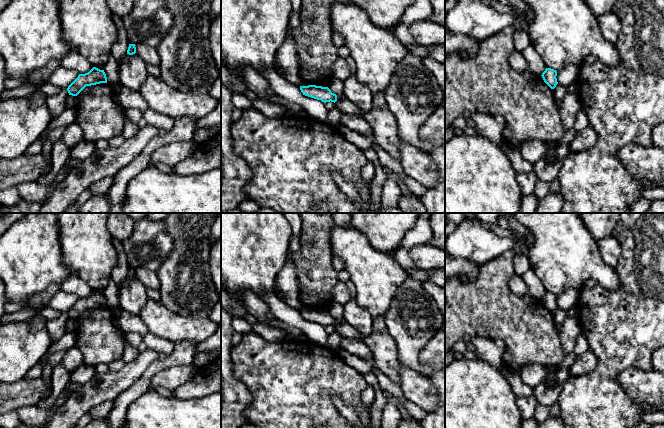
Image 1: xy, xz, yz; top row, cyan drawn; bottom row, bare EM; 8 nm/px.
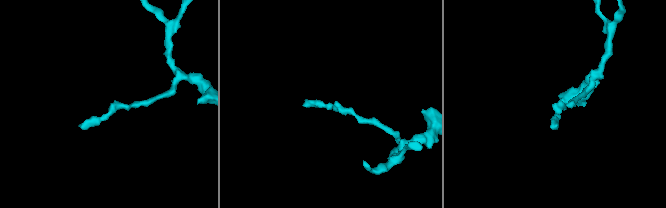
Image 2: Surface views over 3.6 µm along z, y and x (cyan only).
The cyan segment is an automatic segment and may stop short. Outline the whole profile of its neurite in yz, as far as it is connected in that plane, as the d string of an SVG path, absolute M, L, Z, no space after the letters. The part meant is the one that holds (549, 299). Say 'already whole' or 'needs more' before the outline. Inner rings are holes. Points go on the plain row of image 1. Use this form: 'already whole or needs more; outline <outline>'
already whole; outline M546 292L545 295L542 297L542 302L544 306L551 312L554 313L556 309L558 308L557 306L557 295L551 292Z

